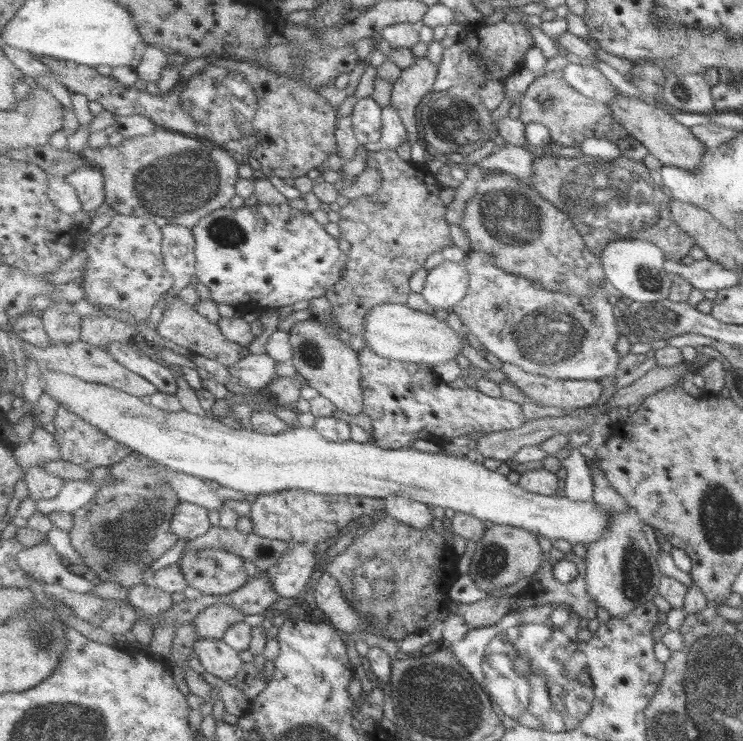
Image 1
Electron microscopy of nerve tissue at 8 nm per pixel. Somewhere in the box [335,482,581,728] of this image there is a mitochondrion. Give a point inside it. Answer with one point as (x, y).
(492, 562)

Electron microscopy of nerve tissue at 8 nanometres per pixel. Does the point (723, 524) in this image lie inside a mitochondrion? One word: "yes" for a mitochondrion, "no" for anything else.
yes

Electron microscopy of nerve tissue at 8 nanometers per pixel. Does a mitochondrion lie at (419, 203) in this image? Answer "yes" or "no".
no

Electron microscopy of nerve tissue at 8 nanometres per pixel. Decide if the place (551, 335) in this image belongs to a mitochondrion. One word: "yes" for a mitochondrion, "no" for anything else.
yes

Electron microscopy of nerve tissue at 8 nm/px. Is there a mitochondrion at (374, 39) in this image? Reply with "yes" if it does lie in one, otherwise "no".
no

